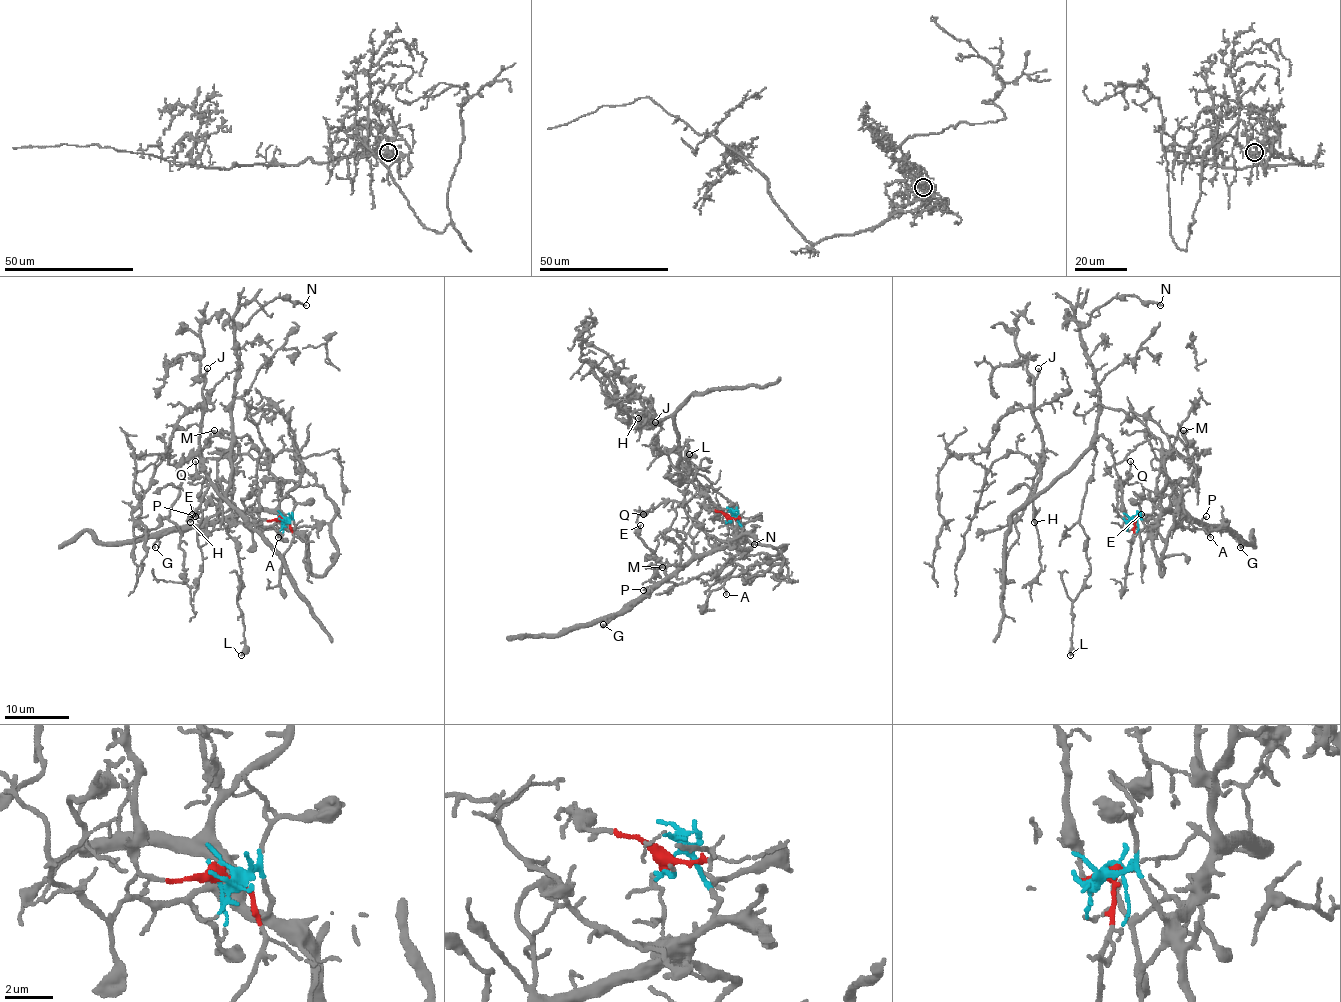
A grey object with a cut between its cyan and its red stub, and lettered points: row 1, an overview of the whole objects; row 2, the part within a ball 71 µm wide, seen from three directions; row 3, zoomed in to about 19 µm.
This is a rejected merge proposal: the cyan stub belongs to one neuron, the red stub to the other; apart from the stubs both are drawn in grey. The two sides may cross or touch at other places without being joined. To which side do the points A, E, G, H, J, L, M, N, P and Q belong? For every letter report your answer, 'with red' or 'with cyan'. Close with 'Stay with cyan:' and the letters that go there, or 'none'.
A: with cyan
E: with cyan
G: with cyan
H: with red
J: with red
L: with red
M: with cyan
N: with red
P: with cyan
Q: with cyan
Stay with cyan: A, E, G, M, P, Q

